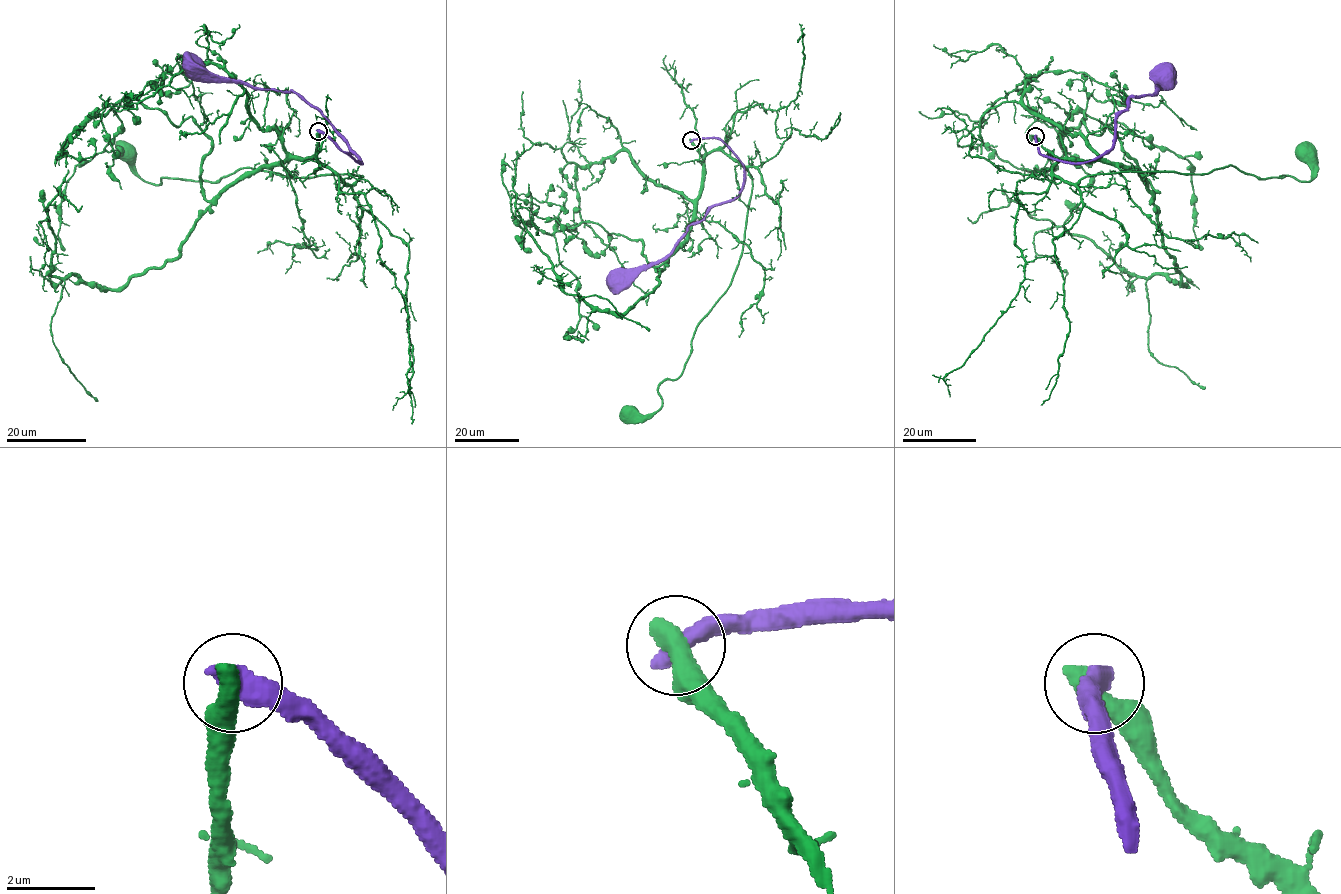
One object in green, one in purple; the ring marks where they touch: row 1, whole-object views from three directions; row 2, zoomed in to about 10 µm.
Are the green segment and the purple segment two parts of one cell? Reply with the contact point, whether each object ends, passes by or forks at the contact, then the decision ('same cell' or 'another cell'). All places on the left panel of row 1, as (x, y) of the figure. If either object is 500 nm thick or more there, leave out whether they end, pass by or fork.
place (318, 131); another cell

